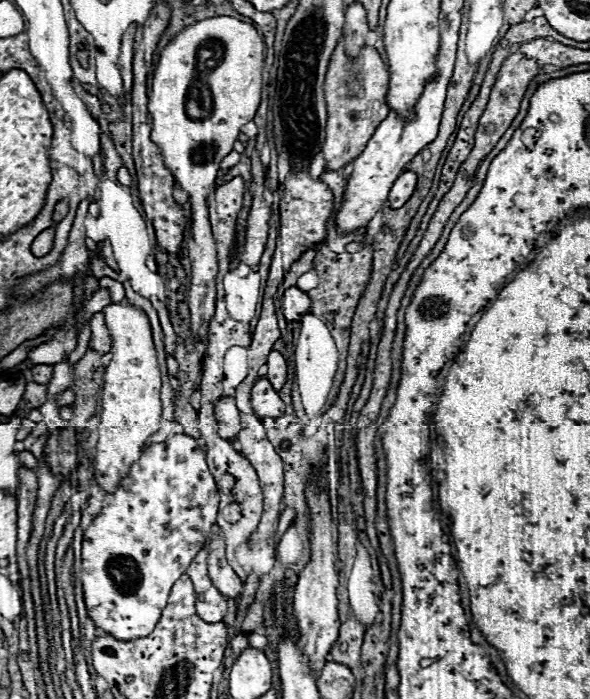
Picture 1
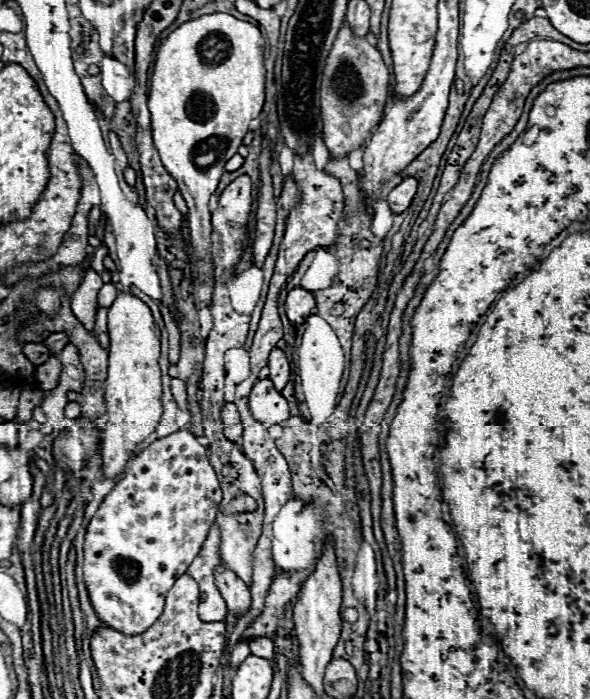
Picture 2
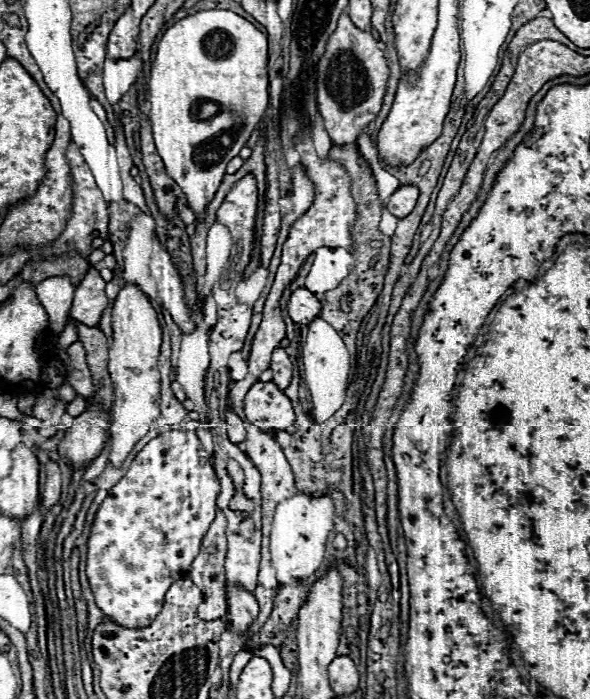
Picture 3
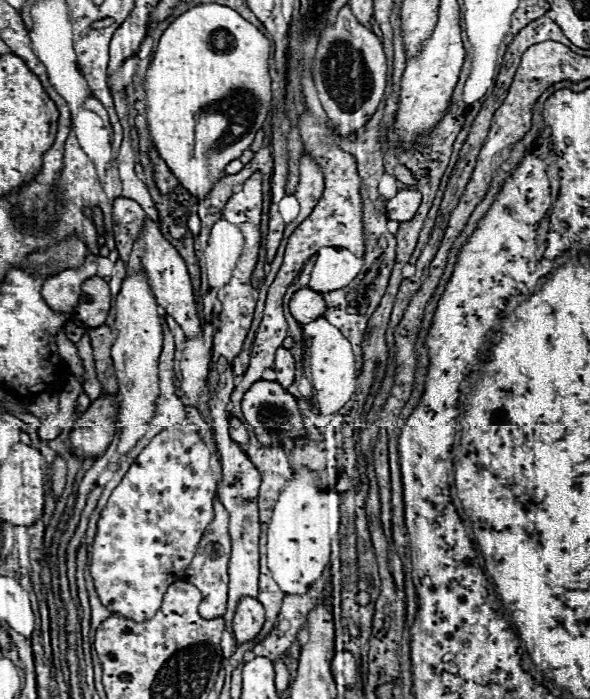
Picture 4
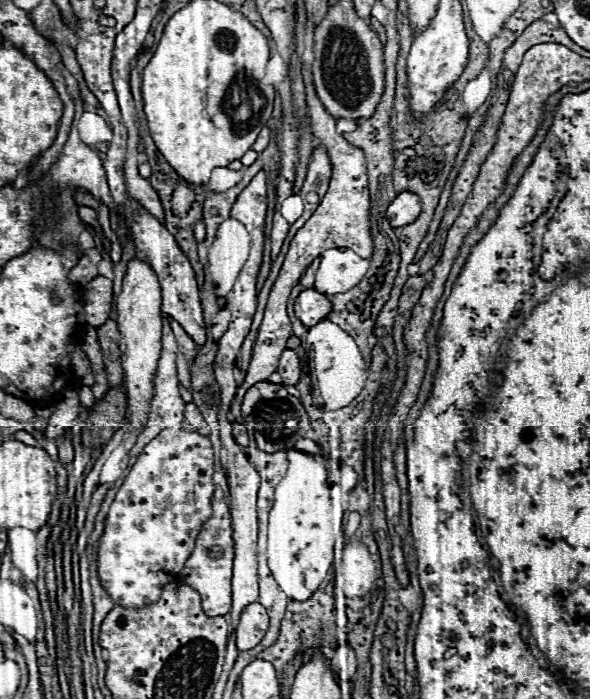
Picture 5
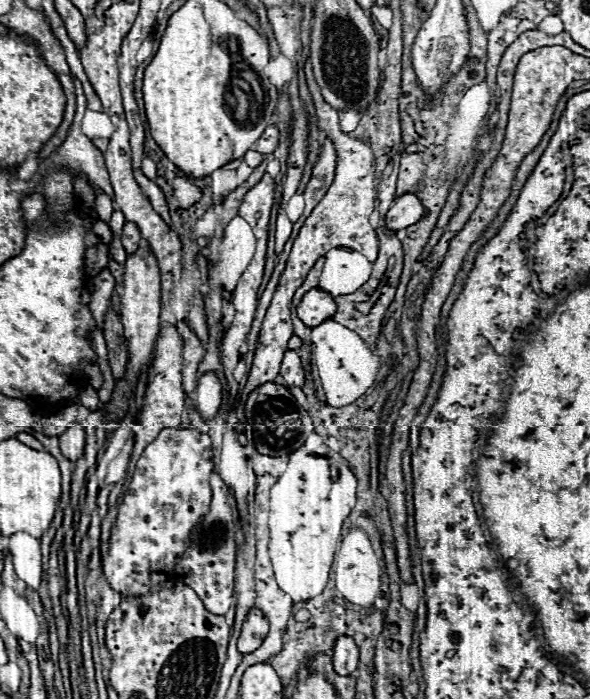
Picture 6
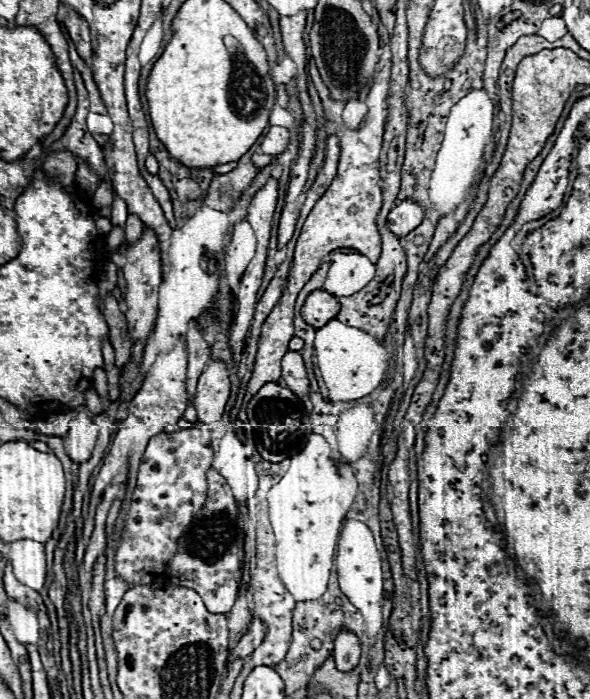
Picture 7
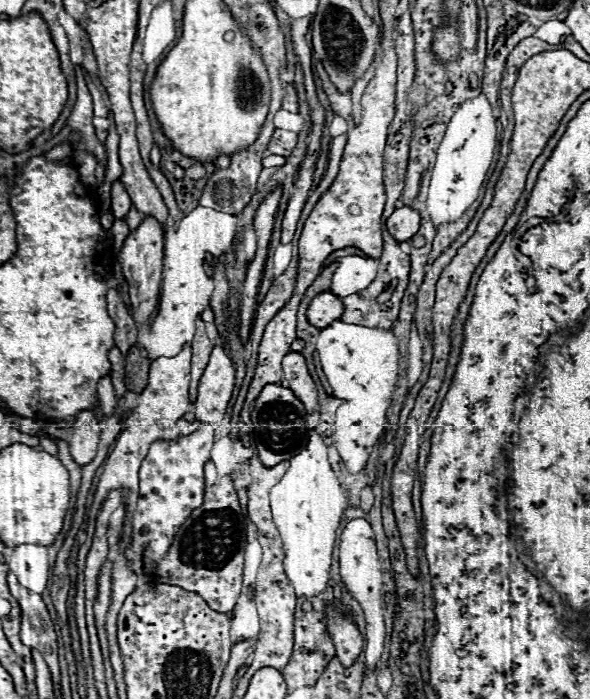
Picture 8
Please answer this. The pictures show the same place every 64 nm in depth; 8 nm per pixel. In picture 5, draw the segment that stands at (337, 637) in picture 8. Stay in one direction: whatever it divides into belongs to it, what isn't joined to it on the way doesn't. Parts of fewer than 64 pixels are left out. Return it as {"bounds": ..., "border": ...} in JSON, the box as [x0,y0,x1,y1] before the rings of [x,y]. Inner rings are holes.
{"bounds":[332,644,356,682],"border":[[[348,644],[336,648],[336,652],[332,656],[332,670],[336,672],[336,676],[342,682],[354,678],[354,674],[356,674],[356,654]]]}

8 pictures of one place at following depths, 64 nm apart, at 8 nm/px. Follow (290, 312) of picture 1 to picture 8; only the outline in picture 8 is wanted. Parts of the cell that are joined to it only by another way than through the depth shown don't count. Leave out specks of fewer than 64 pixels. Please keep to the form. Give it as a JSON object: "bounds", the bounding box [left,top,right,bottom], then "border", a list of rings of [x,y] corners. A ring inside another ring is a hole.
{"bounds":[306,292,344,328],"border":[[[320,292],[318,296],[312,298],[306,310],[306,318],[312,326],[324,328],[334,320],[338,320],[342,312],[344,312],[344,304],[340,302],[338,296],[334,296],[332,292]]]}

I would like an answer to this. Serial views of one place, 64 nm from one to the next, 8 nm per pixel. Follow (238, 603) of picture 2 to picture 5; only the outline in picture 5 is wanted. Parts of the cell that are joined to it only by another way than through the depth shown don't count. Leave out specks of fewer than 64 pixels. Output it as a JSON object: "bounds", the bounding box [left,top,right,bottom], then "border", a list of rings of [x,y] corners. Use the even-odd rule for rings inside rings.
{"bounds":[236,602,268,650],"border":[[[254,602],[248,604],[238,620],[236,638],[238,638],[238,650],[250,650],[260,644],[264,638],[264,632],[268,628],[268,614],[262,604]]]}

